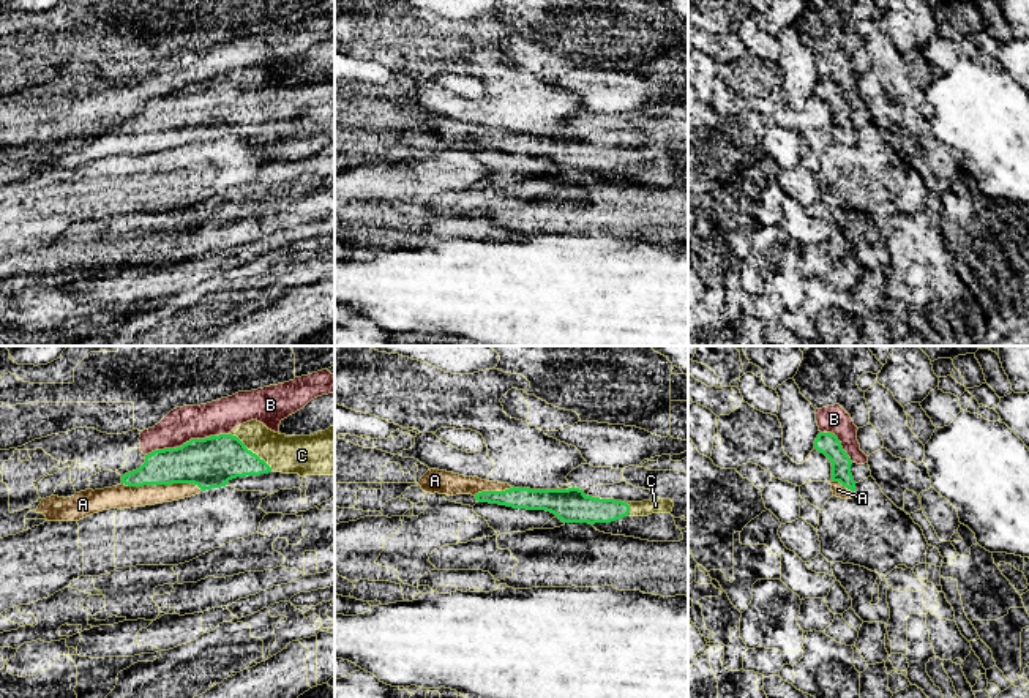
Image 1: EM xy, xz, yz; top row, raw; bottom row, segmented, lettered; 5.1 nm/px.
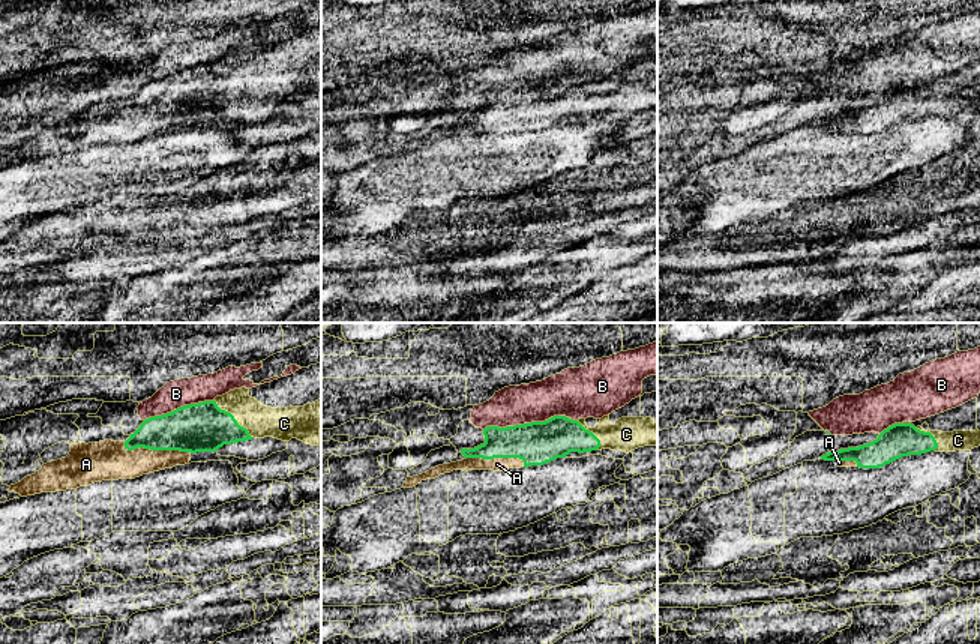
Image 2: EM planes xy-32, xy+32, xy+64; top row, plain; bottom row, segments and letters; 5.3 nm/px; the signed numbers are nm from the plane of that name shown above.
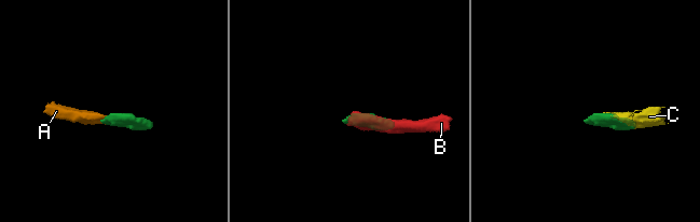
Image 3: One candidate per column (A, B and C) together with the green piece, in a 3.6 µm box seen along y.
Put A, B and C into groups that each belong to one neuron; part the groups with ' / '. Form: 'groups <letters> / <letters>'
groups A C / B

